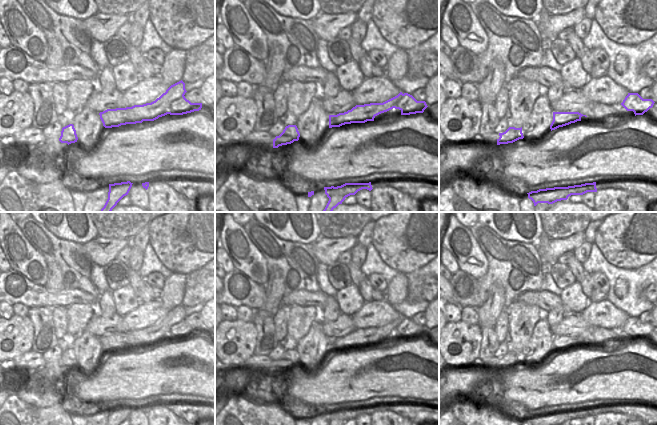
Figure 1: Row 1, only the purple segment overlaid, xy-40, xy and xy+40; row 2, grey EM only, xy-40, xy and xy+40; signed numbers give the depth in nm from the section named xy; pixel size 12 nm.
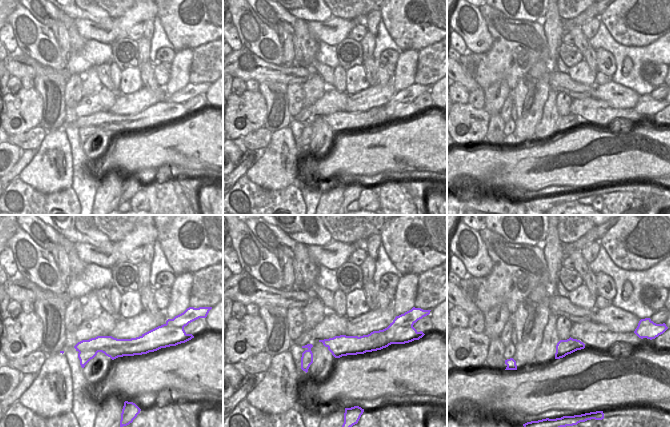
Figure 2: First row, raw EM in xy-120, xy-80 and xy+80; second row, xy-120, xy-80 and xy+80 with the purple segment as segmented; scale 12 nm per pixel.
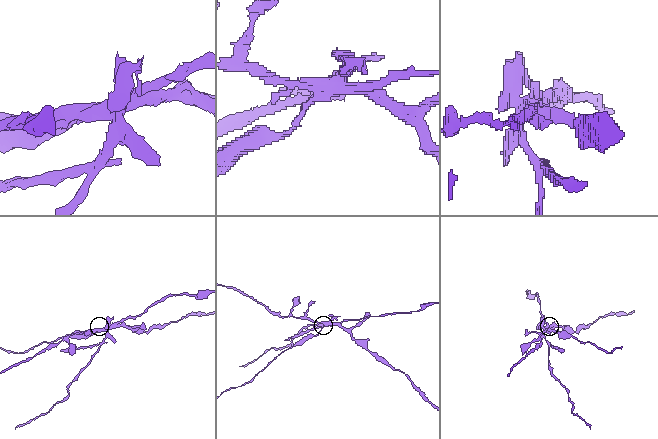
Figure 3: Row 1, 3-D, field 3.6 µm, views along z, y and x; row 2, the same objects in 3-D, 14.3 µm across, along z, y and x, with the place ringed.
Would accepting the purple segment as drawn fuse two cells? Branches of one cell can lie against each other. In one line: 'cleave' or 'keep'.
cleave

